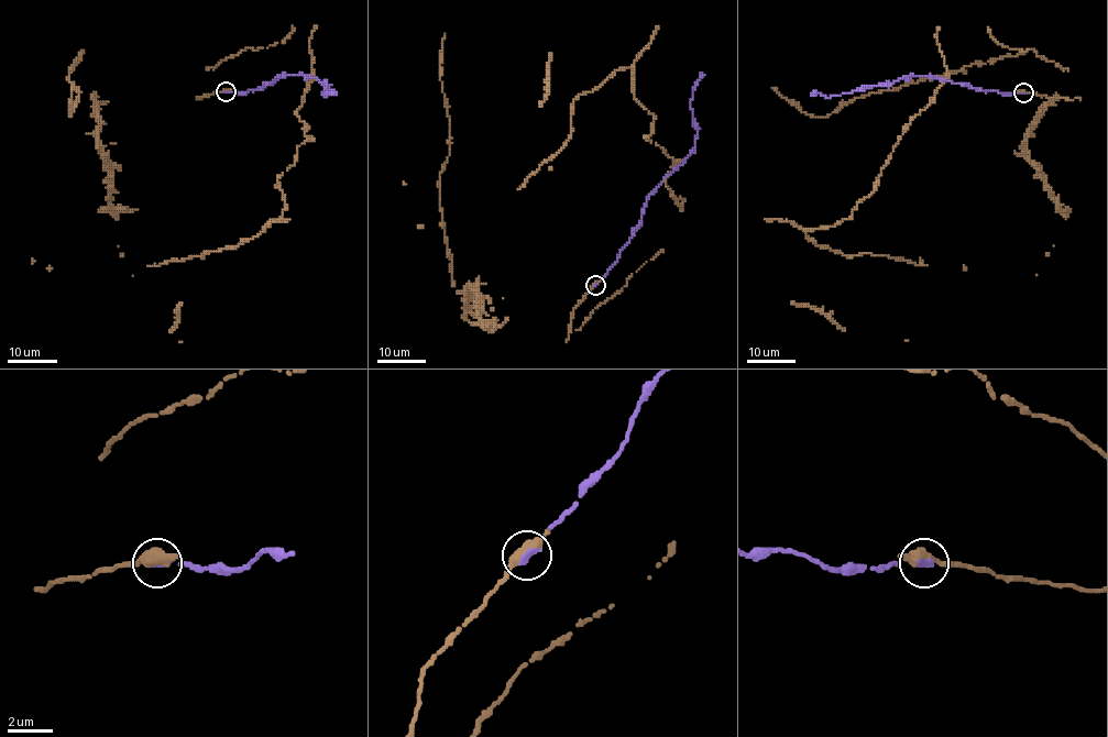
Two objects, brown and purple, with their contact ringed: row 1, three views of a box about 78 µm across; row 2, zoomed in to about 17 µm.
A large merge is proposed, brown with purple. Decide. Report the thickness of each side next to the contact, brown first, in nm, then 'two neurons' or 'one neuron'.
calibres 440 and 240 nm; one neuron

